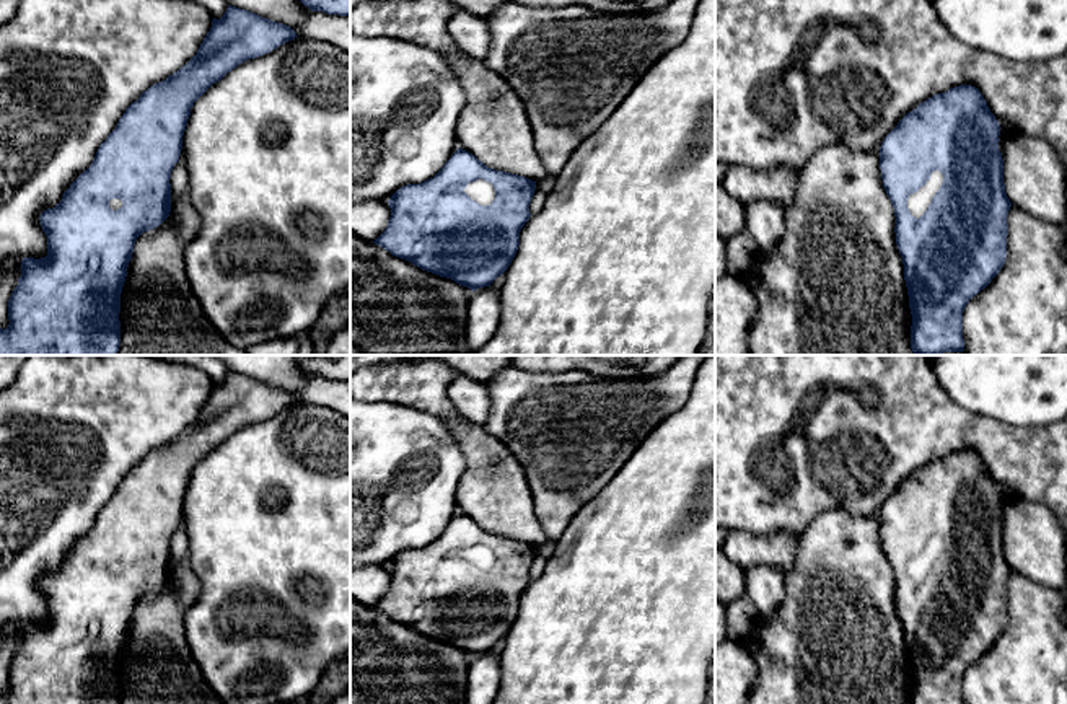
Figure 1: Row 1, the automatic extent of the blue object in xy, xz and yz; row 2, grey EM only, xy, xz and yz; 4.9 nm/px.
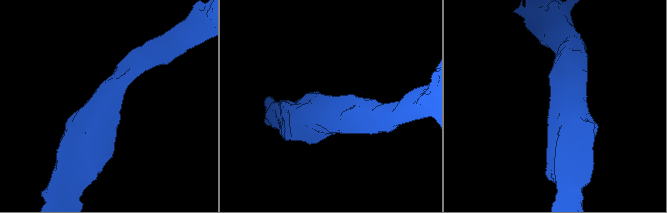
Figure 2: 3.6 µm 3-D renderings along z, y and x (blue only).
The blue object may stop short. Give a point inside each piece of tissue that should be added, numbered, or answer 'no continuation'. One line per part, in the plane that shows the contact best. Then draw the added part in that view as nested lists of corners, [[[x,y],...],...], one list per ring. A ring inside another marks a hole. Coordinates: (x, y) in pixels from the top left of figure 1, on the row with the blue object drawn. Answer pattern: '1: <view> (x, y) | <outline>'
1: yz (917, 202) | [[[937,169],[930,174],[930,179],[917,192],[911,194],[907,199],[907,209],[916,217],[920,218],[929,209],[932,197],[937,194],[943,183],[943,174]]]

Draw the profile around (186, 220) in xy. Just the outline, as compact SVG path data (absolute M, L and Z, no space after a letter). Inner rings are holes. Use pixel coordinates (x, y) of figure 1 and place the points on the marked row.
M181 194L171 202L171 217L174 220L174 231L182 248L186 248L195 236L200 227L200 218L191 205L189 196Z

